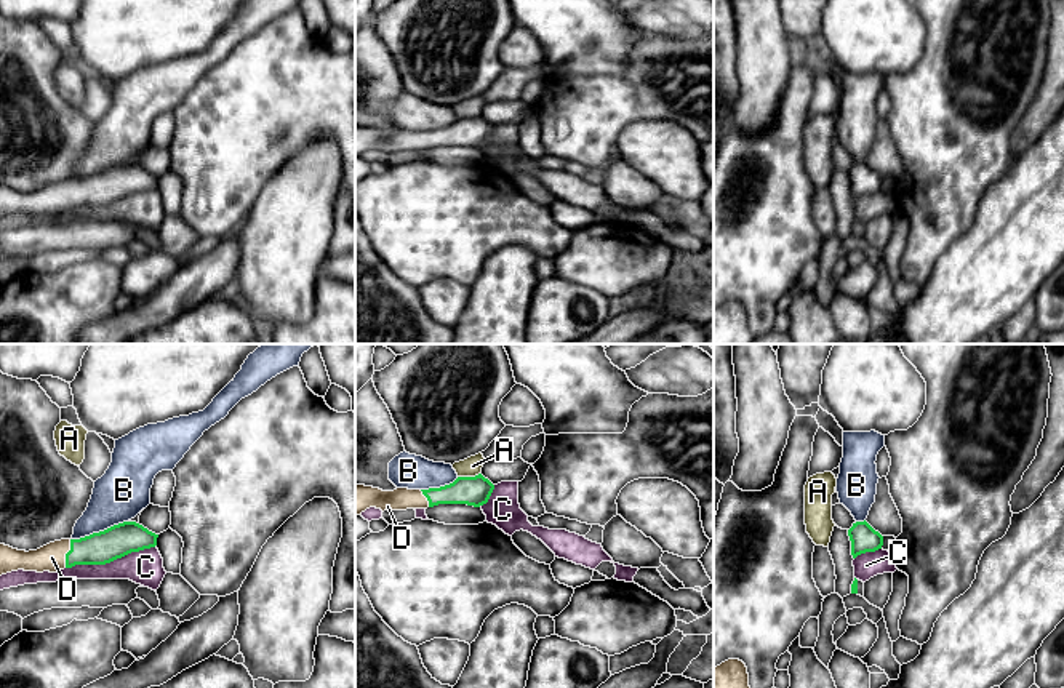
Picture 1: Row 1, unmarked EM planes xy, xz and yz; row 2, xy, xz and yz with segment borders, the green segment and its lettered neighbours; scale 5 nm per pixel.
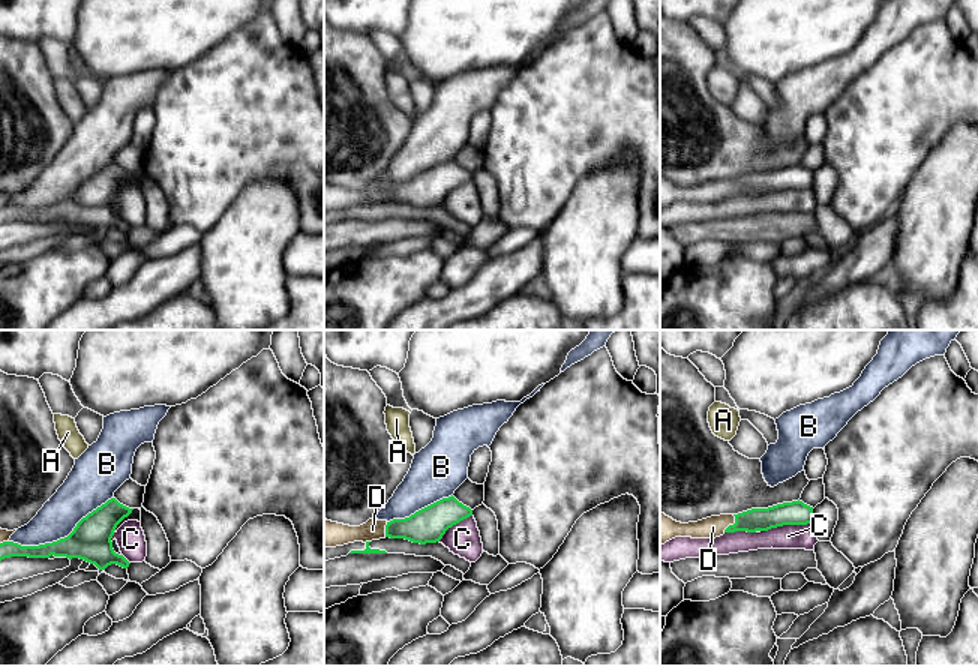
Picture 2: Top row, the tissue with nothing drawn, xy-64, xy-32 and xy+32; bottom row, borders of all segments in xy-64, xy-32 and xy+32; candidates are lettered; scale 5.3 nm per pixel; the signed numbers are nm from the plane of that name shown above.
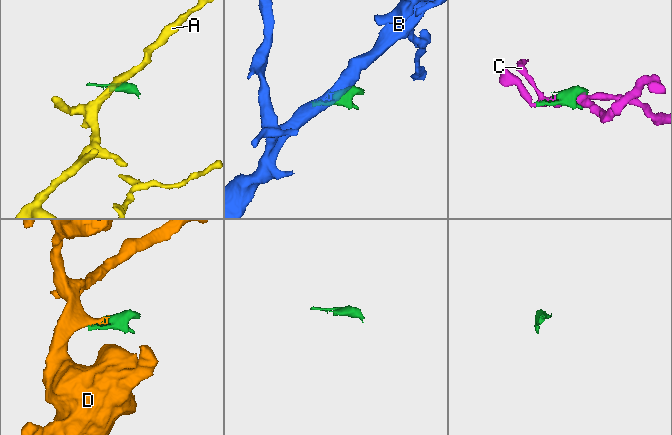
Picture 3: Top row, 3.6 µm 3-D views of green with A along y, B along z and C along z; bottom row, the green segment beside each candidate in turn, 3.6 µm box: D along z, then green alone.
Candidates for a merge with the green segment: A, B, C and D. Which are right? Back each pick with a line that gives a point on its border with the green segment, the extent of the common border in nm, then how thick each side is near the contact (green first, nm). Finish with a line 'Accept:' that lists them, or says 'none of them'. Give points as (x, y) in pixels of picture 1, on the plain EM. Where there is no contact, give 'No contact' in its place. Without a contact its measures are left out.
D: Touches green at xy (66, 196). Shared border 150 nm. Thickness 160 nm (green) against 140 nm
Accept: D

